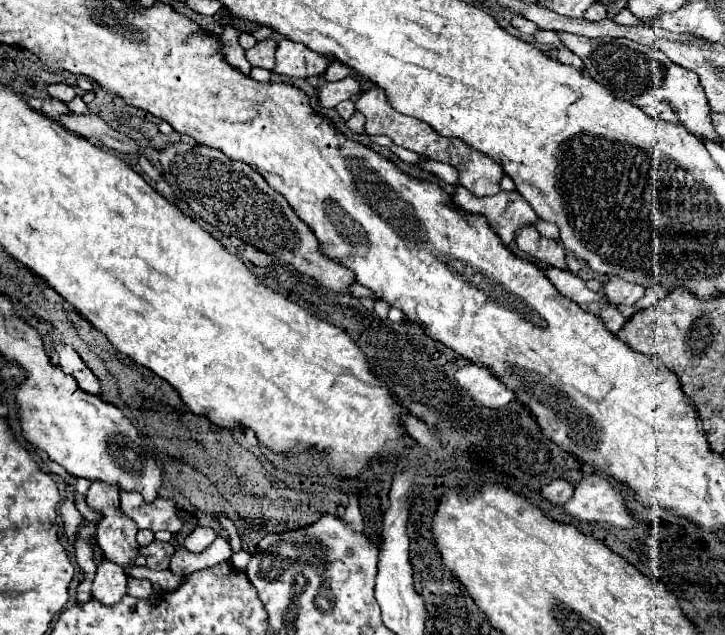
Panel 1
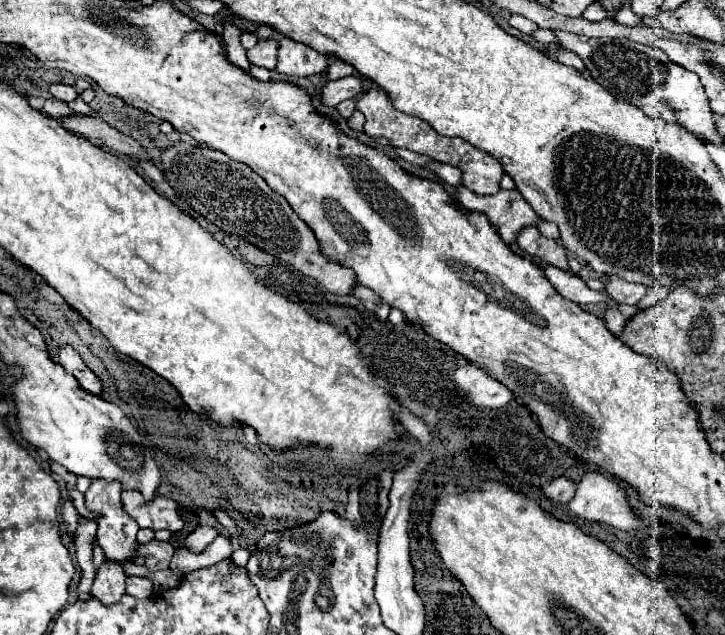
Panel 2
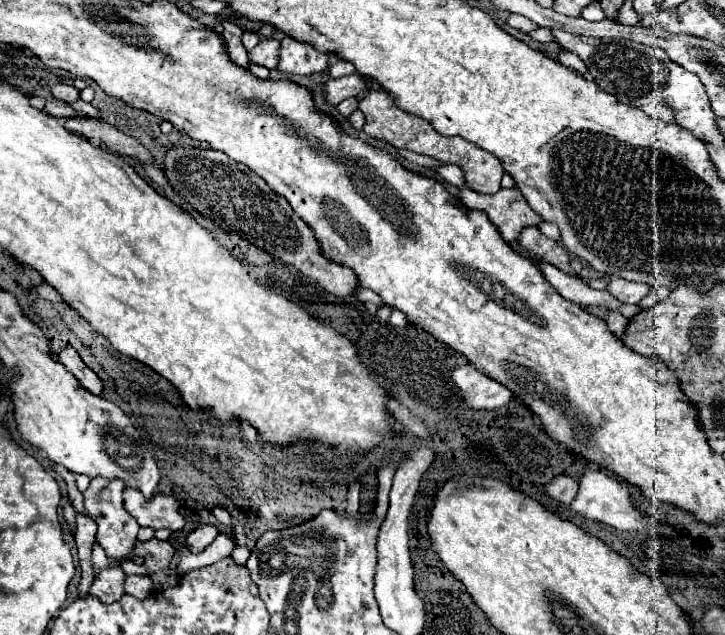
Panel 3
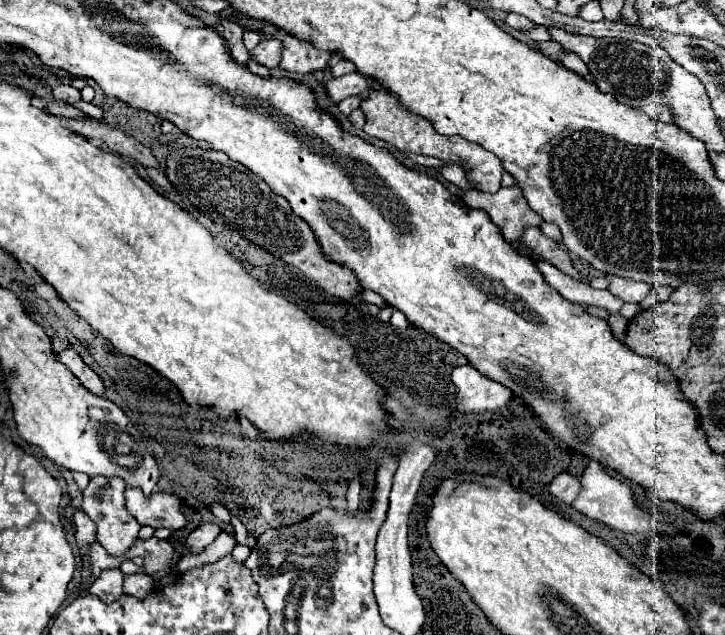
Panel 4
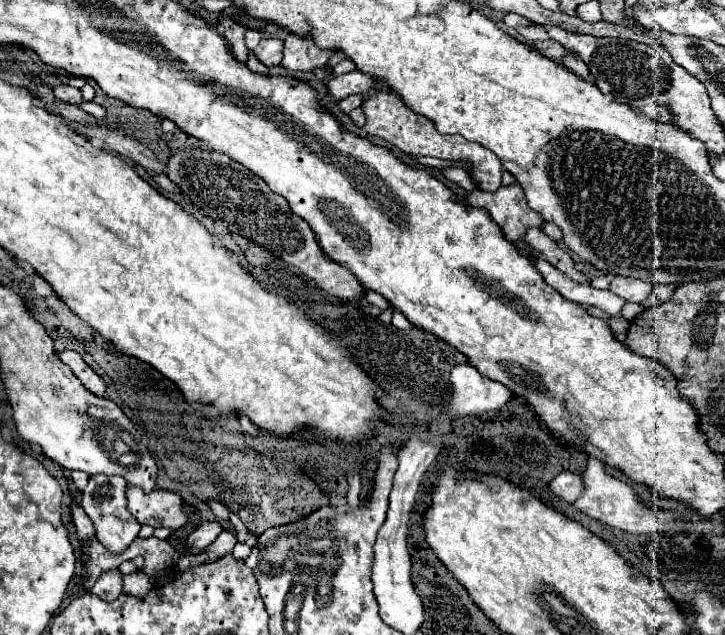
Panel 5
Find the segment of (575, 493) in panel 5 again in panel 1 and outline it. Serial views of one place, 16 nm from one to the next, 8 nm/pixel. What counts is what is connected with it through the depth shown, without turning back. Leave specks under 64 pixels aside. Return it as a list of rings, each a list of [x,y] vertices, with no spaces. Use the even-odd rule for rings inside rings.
[[[554,480],[540,490],[540,496],[546,502],[556,504],[556,506],[564,506],[572,498],[572,494],[574,494],[574,486],[568,484],[566,480]]]

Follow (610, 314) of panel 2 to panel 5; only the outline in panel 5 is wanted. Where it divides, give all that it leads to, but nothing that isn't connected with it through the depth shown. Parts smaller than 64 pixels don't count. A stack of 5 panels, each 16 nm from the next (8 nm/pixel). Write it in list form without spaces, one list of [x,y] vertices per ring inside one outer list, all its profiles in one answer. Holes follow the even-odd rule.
[[[612,316],[612,318],[608,318],[608,326],[610,326],[612,334],[614,334],[614,336],[616,336],[620,342],[624,342],[624,338],[626,338],[626,330],[628,330],[630,322],[628,322],[626,318],[618,318],[618,316]]]

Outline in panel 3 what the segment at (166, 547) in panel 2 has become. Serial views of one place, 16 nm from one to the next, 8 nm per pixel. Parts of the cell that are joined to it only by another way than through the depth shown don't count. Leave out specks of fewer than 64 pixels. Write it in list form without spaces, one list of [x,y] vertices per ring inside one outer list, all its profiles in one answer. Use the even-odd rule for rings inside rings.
[[[152,538],[150,542],[142,544],[138,542],[134,548],[134,556],[142,556],[146,558],[146,568],[150,572],[158,572],[158,570],[166,570],[170,566],[174,548],[168,542],[158,542],[156,538]]]

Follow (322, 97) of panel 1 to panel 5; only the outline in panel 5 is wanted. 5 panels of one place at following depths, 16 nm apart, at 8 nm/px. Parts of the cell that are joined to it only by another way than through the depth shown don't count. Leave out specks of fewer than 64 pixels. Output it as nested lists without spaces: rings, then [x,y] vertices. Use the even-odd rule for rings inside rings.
[[[354,70],[350,74],[344,74],[344,76],[338,76],[338,78],[328,80],[326,86],[328,86],[328,92],[330,92],[332,100],[334,102],[340,102],[340,100],[344,100],[346,96],[352,96],[352,94],[366,96],[368,90],[372,90],[374,82],[376,82],[376,78]]]

